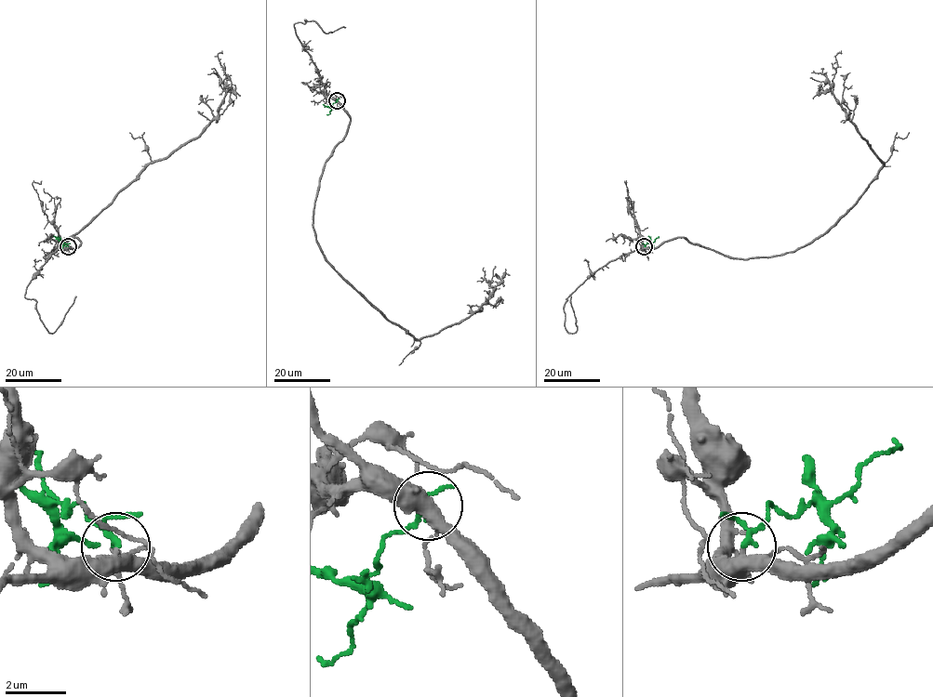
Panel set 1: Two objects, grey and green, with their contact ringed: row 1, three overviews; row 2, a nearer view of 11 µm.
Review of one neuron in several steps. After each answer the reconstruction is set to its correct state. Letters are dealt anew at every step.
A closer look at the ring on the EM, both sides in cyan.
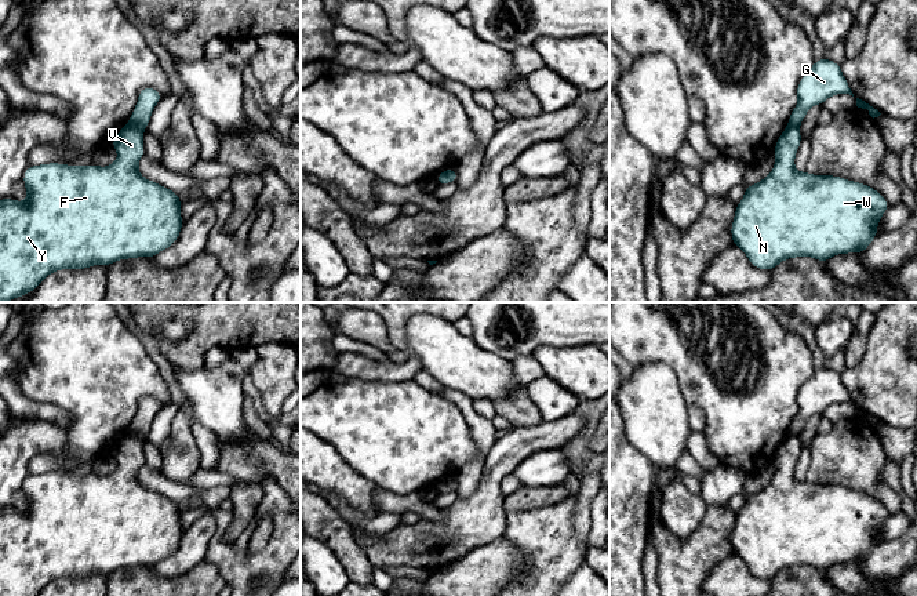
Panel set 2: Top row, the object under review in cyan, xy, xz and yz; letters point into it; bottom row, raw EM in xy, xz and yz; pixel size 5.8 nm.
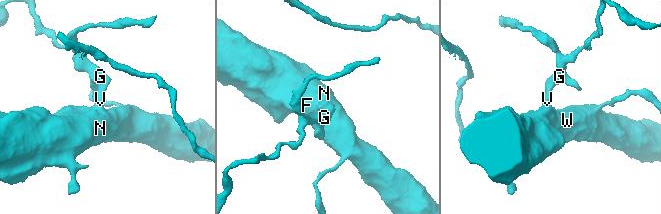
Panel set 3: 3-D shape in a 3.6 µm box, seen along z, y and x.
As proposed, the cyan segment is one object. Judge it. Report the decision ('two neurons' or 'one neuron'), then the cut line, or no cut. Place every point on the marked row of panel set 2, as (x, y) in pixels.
two neurons; cut in xy along (130, 123), (144, 128)

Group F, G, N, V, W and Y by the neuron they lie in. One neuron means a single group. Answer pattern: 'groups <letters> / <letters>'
groups F N V W Y / G

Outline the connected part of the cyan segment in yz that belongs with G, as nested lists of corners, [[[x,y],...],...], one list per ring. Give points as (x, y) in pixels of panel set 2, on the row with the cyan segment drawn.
[[[826,58],[814,62],[797,86],[798,102],[790,113],[789,124],[798,127],[809,108],[823,105],[829,97],[837,94],[854,97],[841,73],[841,65]]]

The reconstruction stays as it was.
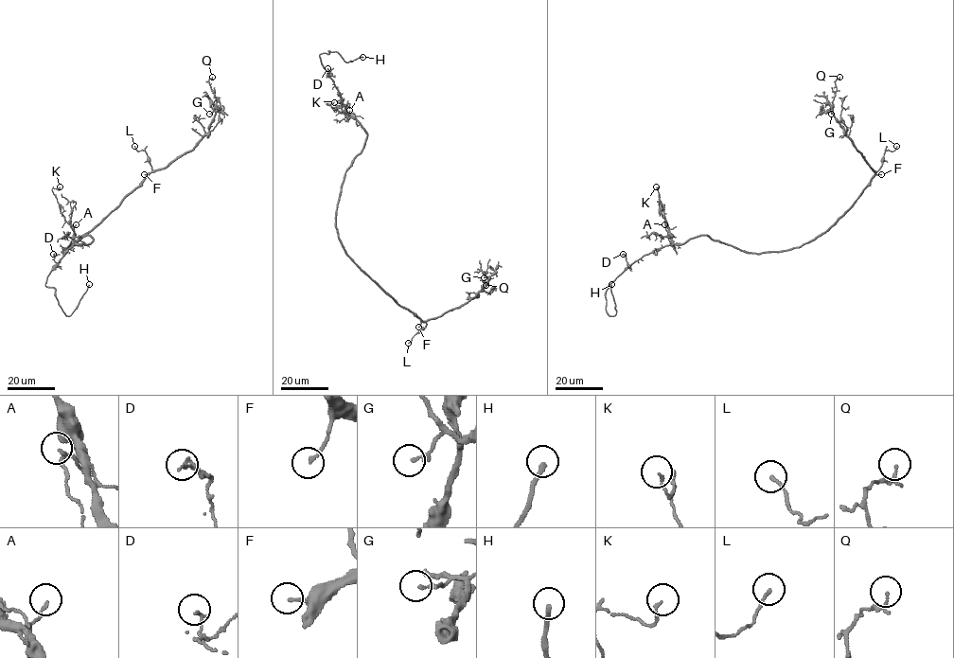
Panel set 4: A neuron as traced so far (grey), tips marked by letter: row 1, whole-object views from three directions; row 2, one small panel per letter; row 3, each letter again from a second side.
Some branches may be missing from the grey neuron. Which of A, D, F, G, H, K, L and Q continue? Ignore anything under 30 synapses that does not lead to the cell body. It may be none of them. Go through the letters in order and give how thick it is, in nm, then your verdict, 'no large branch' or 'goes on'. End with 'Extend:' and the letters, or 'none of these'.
A: 120 nm thick; no large branch
D: 130 nm thick; no large branch
F: 150 nm thick; goes on
G: 180 nm thick; no large branch
H: 200 nm thick; goes on
K: 110 nm thick; no large branch
L: 130 nm thick; no large branch
Q: 110 nm thick; no large branch
Extend: F, H

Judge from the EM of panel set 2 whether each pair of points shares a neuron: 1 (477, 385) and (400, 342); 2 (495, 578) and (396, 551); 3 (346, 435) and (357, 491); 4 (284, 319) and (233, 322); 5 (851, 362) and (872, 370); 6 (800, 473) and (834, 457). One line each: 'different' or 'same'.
1: different
2: different
3: different
4: same
5: different
6: different

